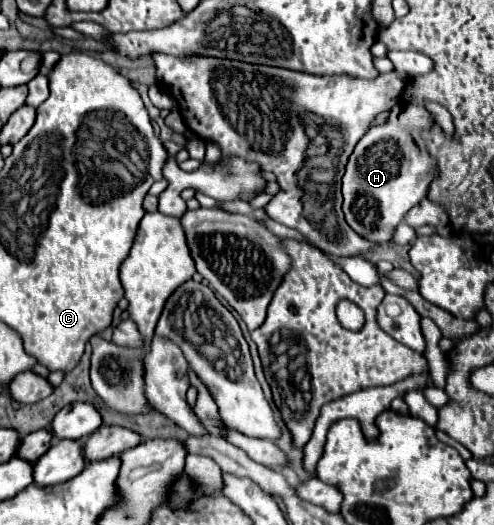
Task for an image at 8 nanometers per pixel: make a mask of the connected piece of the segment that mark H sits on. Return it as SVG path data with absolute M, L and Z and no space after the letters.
M397 105L391 109L389 123L369 129L349 157L347 171L343 175L343 213L351 229L373 243L389 241L403 215L427 193L435 175L435 161L419 151L405 131L415 127L425 129L429 123L431 113L423 111L423 107Z

